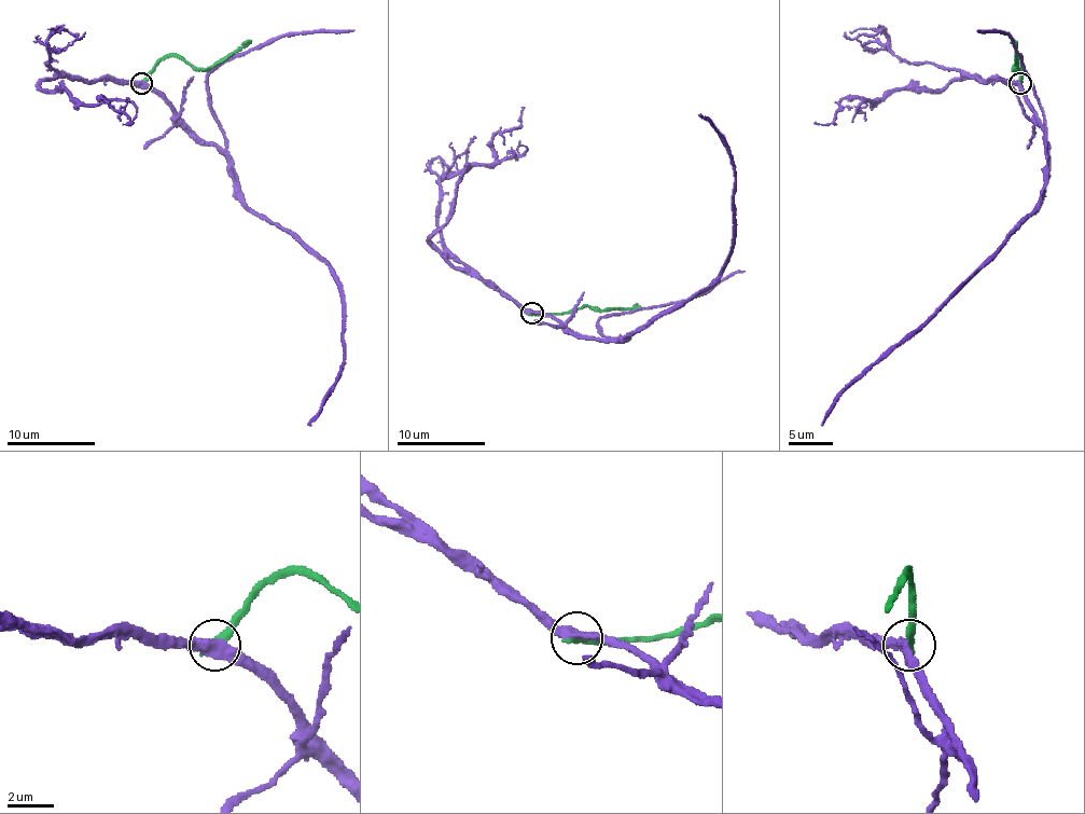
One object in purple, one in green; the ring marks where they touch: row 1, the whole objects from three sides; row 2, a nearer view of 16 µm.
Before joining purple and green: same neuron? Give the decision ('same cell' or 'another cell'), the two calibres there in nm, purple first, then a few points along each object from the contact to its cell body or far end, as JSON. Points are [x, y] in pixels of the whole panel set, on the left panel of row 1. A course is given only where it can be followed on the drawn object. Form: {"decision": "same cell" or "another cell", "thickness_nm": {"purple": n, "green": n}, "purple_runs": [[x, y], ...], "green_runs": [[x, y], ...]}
{"decision": "another cell", "thickness_nm": {"purple": 440, "green": 360}, "purple_runs": [[142, 83], [231, 163], [235, 192], [260, 215], [295, 232], [328, 265], [344, 303], [344, 368], [310, 425]], "green_runs": [[142, 83], [153, 66], [166, 57], [182, 57], [193, 66], [208, 68], [239, 51], [250, 39]]}

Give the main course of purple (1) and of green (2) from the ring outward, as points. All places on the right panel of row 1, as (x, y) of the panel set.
1: (1019, 83), (1019, 93), (1040, 121), (1046, 139), (1046, 192), (982, 265), (845, 391), (820, 425)
2: (1019, 83), (1019, 57), (1013, 66), (1015, 68), (1017, 51), (1013, 39)

